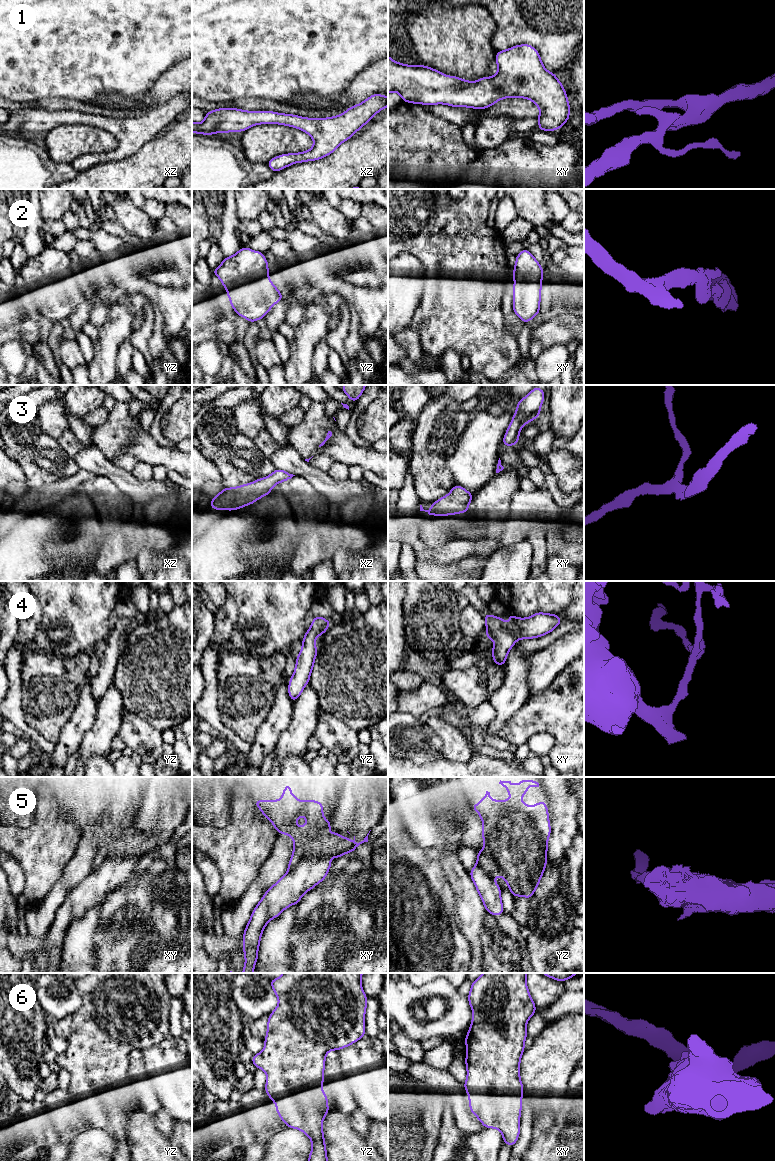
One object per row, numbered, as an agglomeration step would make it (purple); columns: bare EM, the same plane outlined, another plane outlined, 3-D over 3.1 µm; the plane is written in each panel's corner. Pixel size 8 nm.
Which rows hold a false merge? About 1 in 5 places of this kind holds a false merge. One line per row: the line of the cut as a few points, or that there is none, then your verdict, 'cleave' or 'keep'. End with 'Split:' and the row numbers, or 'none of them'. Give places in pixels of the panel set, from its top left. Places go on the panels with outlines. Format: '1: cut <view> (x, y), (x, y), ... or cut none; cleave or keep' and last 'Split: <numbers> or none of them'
1: cut none; keep
2: cut none; keep
3: cut none; keep
4: cut none; keep
5: cut xy (328, 859), (307, 855), (294, 868), (288, 871); cleave
6: cut none; keep
Split: 5

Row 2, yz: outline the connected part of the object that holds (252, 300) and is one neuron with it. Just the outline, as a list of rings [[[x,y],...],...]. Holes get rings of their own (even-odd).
[[[248,247],[225,257],[212,272],[228,290],[226,294],[235,312],[250,323],[264,318],[273,305],[284,298],[268,274],[268,262],[263,253]]]

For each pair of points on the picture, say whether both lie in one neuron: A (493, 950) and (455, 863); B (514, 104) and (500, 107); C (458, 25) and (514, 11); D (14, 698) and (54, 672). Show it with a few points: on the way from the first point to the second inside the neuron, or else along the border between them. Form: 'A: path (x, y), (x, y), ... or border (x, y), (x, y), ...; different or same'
A: border (486, 911), (484, 926), (480, 936), (481, 951); different
B: path (511, 106), (503, 106); same
C: border (487, 10), (494, 23), (491, 41); different
D: border (19, 670), (21, 678), (21, 707), (24, 716); different

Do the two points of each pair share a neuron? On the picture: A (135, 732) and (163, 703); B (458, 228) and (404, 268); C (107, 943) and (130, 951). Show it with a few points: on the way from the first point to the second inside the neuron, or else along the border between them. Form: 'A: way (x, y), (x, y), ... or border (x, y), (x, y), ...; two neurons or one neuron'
A: border (128, 711), (145, 719), (161, 732); two neurons
B: border (398, 253), (411, 253), (425, 270); two neurons
C: way (113, 943), (122, 943), (124, 945); one neuron

